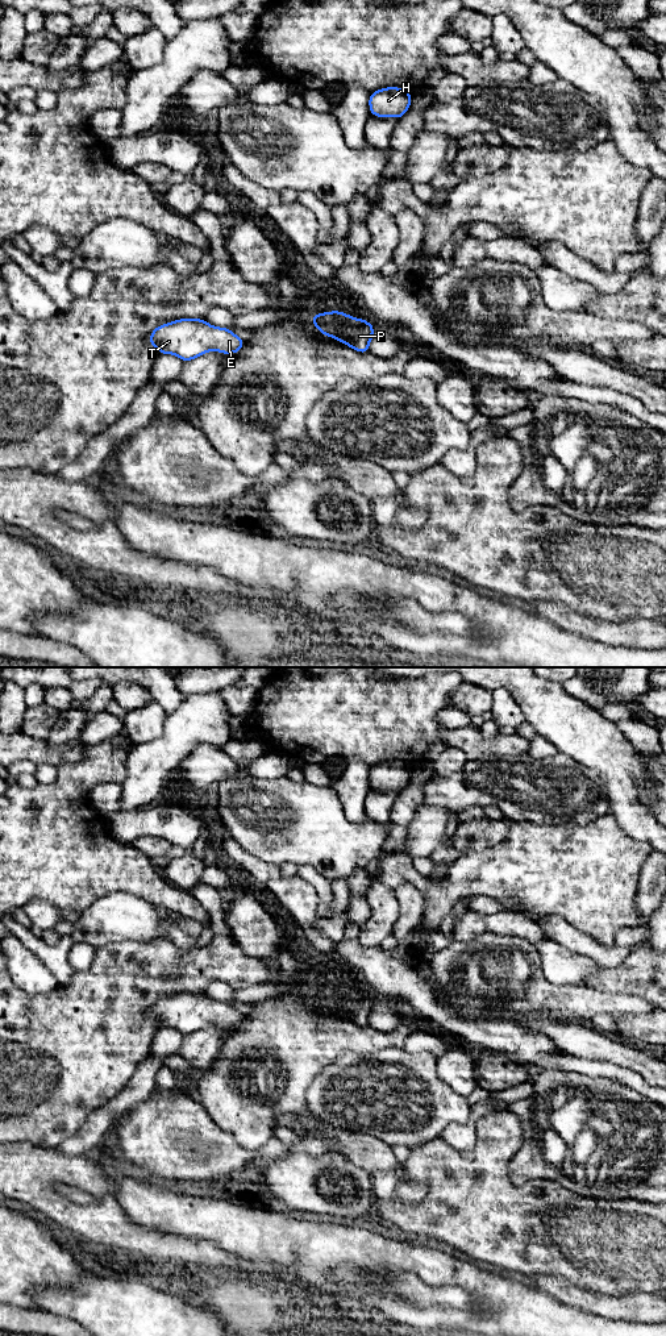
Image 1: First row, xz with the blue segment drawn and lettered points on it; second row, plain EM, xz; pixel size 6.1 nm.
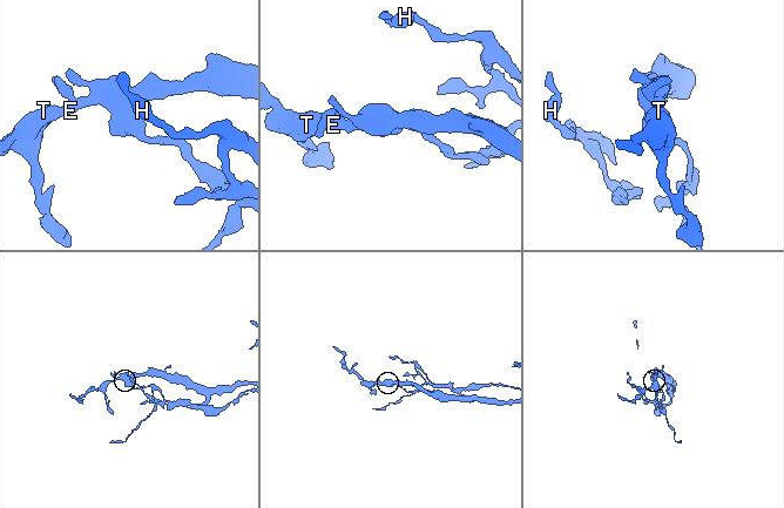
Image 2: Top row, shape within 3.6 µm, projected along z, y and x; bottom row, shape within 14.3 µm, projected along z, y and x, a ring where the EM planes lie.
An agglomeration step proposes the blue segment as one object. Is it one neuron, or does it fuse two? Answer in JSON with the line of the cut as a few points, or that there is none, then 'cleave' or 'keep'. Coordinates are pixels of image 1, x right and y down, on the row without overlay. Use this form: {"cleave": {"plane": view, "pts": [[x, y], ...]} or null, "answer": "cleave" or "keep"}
{"cleave": {"plane": "xz", "pts": [[354, 991], [333, 1011]]}, "answer": "cleave"}

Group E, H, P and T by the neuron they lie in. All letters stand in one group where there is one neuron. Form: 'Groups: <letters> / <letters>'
Groups: E H T / P

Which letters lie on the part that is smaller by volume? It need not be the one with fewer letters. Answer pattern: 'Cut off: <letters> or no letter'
Cut off: P

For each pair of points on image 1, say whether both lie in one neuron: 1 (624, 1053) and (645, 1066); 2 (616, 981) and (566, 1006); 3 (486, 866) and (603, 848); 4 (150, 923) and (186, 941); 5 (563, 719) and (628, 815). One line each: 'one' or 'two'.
1: one
2: two
3: one
4: one
5: one

